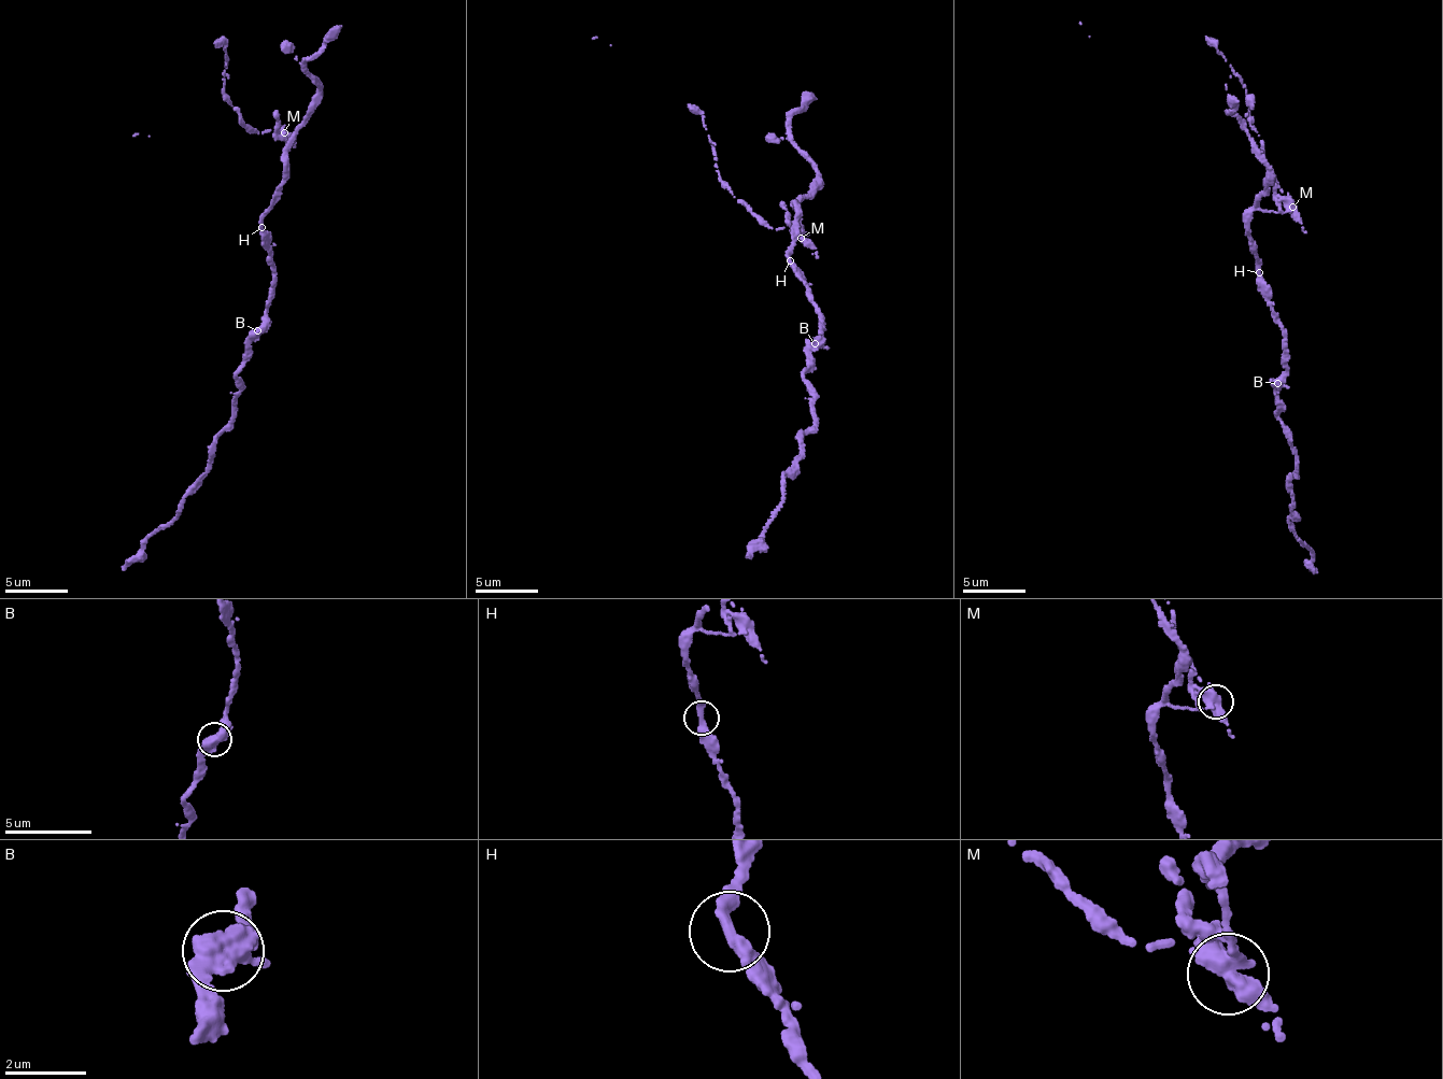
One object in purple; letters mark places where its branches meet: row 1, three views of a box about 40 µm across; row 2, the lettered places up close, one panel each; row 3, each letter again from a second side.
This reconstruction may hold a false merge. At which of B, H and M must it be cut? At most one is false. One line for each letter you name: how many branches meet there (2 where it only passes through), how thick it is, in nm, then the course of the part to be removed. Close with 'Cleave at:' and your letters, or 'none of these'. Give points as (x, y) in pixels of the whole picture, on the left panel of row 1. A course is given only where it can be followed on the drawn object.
M: Branches: 3. Thickness 440 nm
Cleave at: M

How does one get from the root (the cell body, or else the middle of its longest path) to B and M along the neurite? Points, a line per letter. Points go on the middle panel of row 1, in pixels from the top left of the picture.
B: (790, 260), (809, 290), (823, 327), (822, 341), (815, 343)
M: (790, 260), (787, 253), (793, 238), (791, 231), (796, 215), (795, 204), (801, 216), (800, 237)

